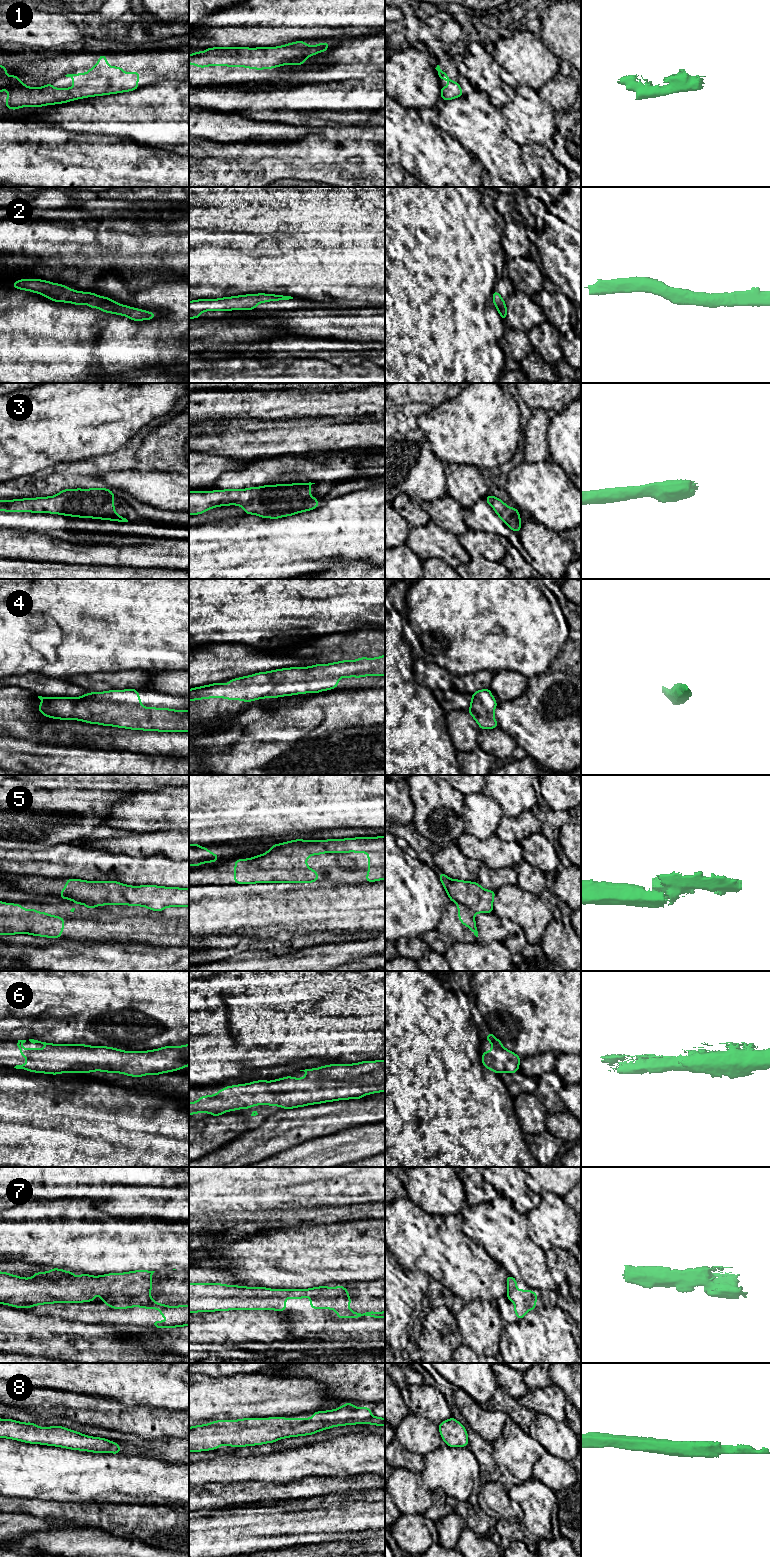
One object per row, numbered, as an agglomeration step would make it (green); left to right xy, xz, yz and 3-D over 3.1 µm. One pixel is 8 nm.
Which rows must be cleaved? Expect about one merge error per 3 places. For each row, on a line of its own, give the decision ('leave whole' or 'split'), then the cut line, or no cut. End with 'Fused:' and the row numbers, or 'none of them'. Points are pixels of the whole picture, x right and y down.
1: leave whole | no cut
2: leave whole | no cut
3: leave whole | no cut
4: leave whole | no cut
5: split | yz (456, 902), (466, 905), (474, 913)
6: leave whole | no cut
7: leave whole | no cut
8: leave whole | no cut
Fused: 5

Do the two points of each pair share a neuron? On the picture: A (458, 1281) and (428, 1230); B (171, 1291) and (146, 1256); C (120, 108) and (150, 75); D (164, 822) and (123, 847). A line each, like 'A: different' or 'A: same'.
A: same
B: different
C: different
D: different

